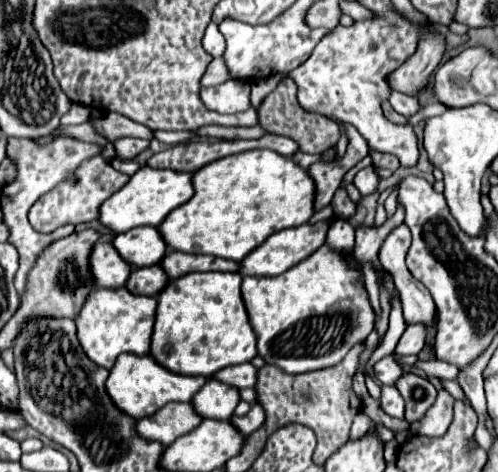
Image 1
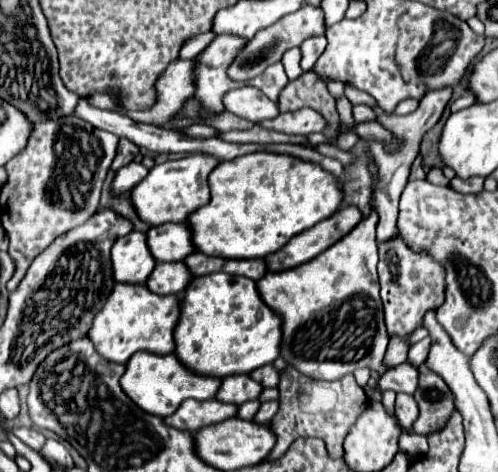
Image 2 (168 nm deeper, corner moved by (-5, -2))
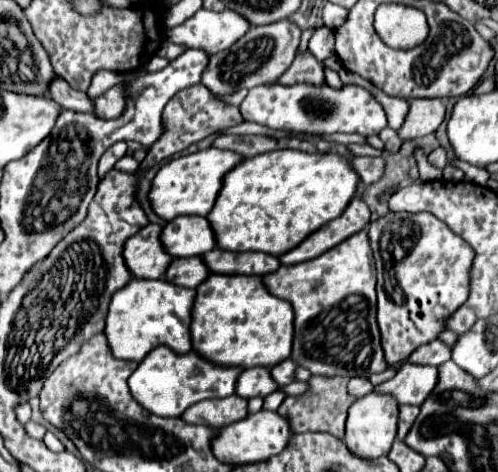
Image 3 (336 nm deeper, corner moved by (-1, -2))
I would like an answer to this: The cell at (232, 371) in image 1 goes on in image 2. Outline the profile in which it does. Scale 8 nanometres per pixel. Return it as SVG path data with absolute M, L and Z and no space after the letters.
M269 364L269 366L261 366L261 368L255 368L253 372L249 372L249 376L255 380L255 382L259 382L259 384L263 384L263 388L273 388L273 386L277 386L277 382L279 382L279 372Z

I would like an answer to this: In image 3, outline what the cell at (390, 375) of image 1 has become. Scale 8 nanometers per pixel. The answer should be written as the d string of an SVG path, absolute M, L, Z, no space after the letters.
M405 362L395 378L387 380L381 386L375 386L375 392L391 392L399 404L421 406L427 396L435 390L437 384L437 366L419 366Z

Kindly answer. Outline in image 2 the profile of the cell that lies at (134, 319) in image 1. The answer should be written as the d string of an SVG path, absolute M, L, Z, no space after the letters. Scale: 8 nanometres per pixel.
M115 284L105 306L95 314L89 338L101 358L125 364L133 352L145 350L153 354L171 354L173 336L171 328L179 316L179 296L159 296L147 290L145 284Z

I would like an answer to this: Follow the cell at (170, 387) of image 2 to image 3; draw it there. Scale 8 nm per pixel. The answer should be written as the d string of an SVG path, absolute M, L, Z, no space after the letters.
M159 346L137 366L129 378L129 388L133 398L155 416L177 418L189 406L207 398L225 398L235 394L235 384L243 368L237 366L217 366L201 358L195 350L187 354L177 354L169 346Z

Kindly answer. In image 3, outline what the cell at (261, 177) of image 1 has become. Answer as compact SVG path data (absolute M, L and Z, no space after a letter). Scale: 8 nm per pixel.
M275 150L265 152L255 158L247 158L231 176L227 176L227 184L223 184L223 192L219 192L219 200L215 208L209 212L207 220L213 226L217 246L223 250L247 252L257 250L273 256L281 256L301 244L309 234L325 226L327 222L339 218L351 198L357 192L359 174L351 168L349 158L327 152L327 154L307 154L301 150Z

